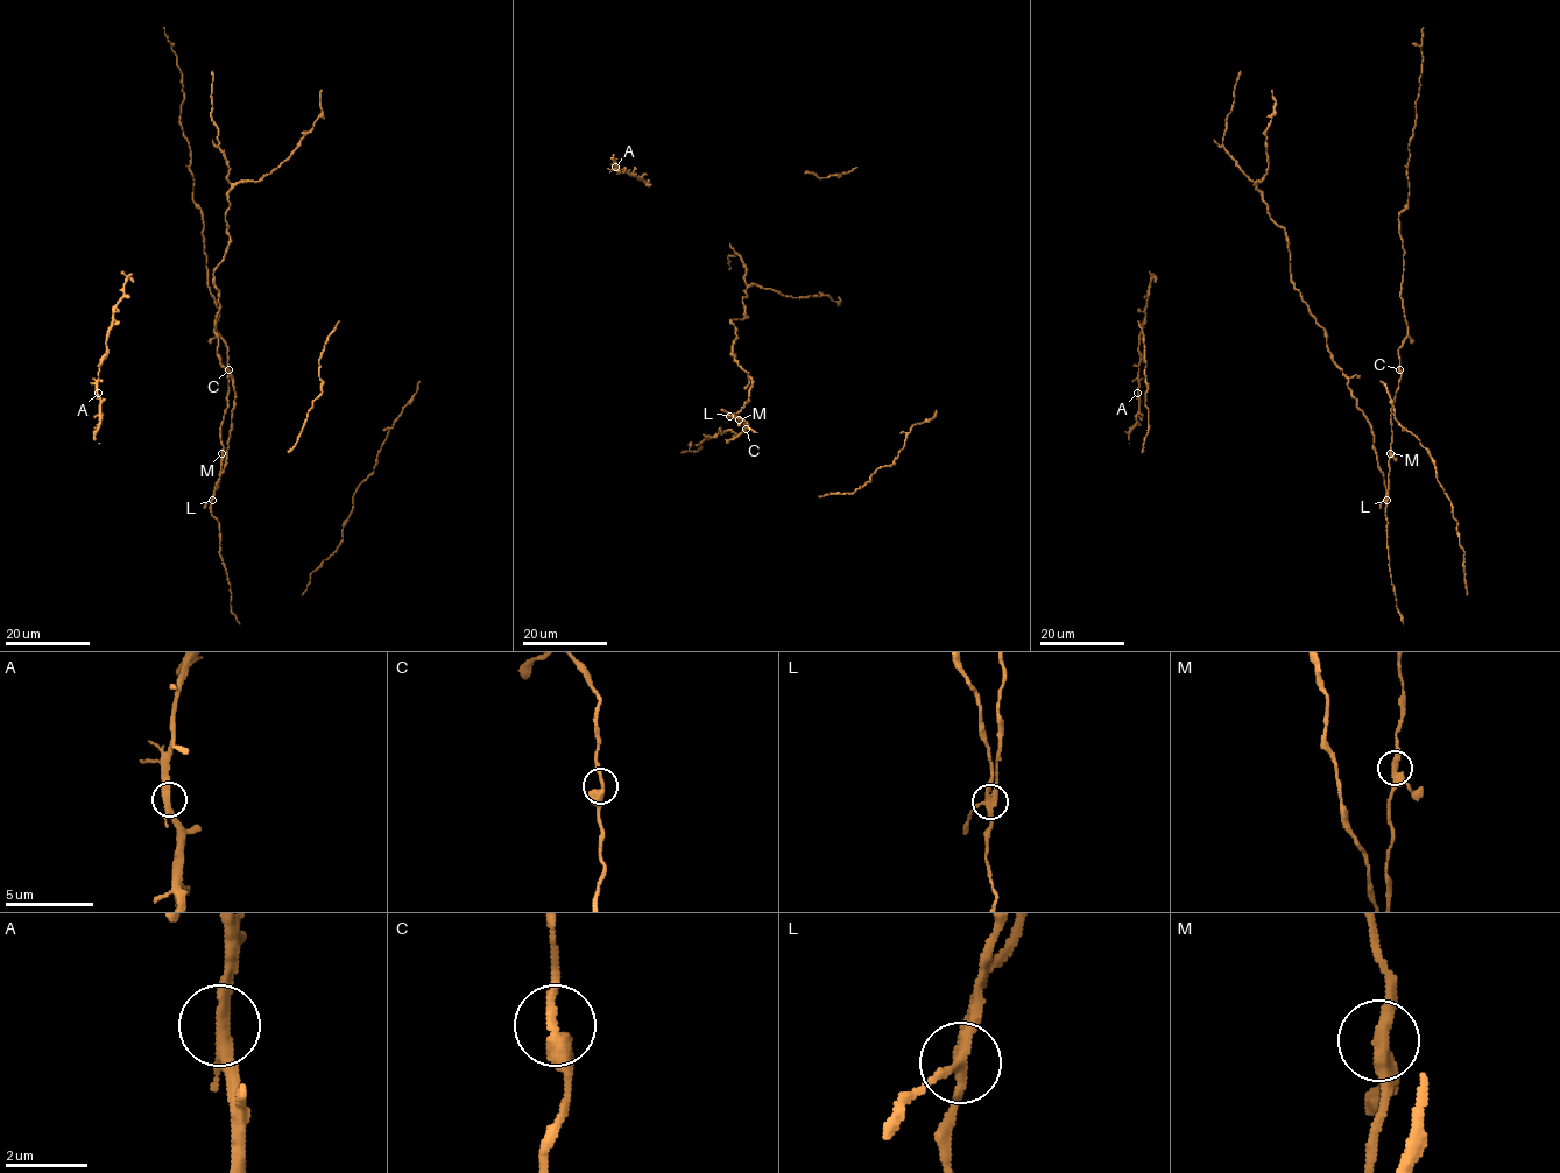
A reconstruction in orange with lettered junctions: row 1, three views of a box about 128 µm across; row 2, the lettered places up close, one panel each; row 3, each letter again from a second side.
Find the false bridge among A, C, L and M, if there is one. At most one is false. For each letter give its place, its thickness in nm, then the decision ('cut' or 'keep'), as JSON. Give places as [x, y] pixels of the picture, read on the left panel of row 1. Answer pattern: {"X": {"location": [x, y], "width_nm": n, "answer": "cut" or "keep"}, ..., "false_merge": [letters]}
{"A": {"location": [98, 393], "width_nm": 300, "answer": "keep"}, "C": {"location": [228, 369], "width_nm": 360, "answer": "keep"}, "L": {"location": [212, 500], "width_nm": 280, "answer": "cut"}, "M": {"location": [221, 453], "width_nm": 300, "answer": "keep"}, "false_merge": ["L"]}

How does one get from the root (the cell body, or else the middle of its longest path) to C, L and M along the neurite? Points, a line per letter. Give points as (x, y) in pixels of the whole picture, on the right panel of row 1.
C: (1376, 454), (1386, 489), (1391, 408), (1399, 369)
L: (1376, 454), (1385, 500)
M: (1376, 454), (1386, 489), (1390, 453)

